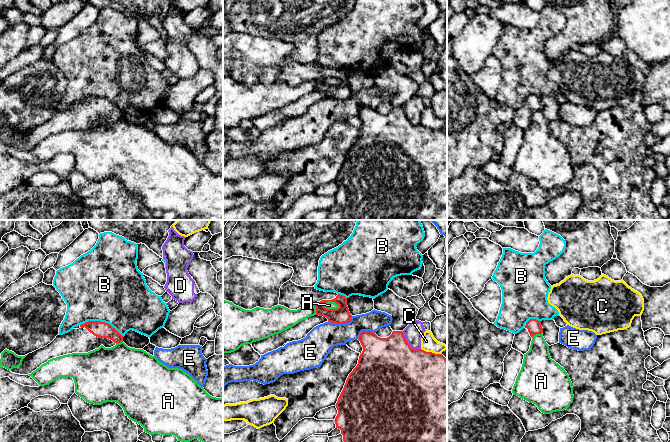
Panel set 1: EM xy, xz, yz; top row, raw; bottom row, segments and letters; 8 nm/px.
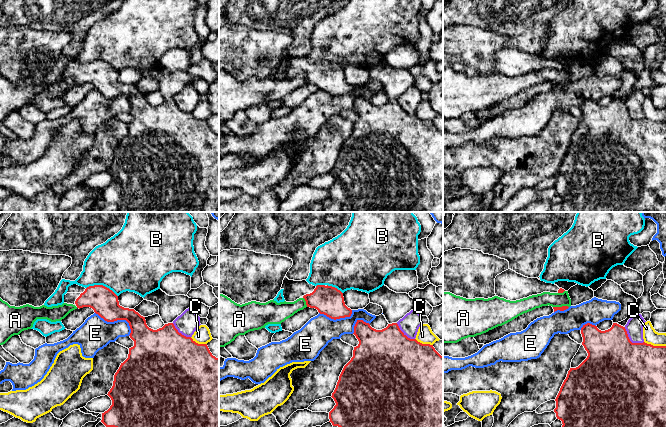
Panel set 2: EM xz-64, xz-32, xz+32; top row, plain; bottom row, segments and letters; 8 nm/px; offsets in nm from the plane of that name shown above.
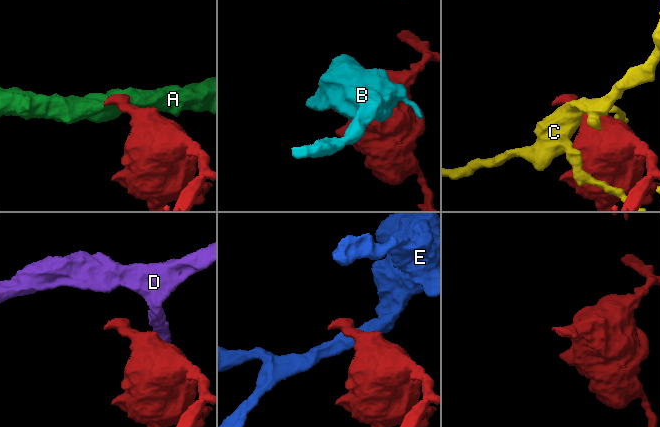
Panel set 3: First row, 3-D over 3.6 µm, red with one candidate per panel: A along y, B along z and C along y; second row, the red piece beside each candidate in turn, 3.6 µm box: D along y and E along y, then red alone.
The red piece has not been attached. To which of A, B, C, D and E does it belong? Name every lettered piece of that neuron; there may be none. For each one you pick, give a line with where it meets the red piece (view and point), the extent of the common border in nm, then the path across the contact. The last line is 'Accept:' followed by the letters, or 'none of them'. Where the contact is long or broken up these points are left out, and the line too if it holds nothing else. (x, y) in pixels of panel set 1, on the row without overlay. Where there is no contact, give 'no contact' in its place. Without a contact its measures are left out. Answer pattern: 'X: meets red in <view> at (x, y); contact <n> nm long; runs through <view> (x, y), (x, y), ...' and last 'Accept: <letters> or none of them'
Accept: none of them

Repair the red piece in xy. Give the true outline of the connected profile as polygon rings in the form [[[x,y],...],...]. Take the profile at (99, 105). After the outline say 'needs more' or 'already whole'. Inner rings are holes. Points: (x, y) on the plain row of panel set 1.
[[[88,97],[56,114],[47,122],[29,129],[12,149],[28,151],[52,134],[72,130],[88,129],[101,121],[111,124],[123,118],[123,112],[110,100],[101,97]]]; needs more

